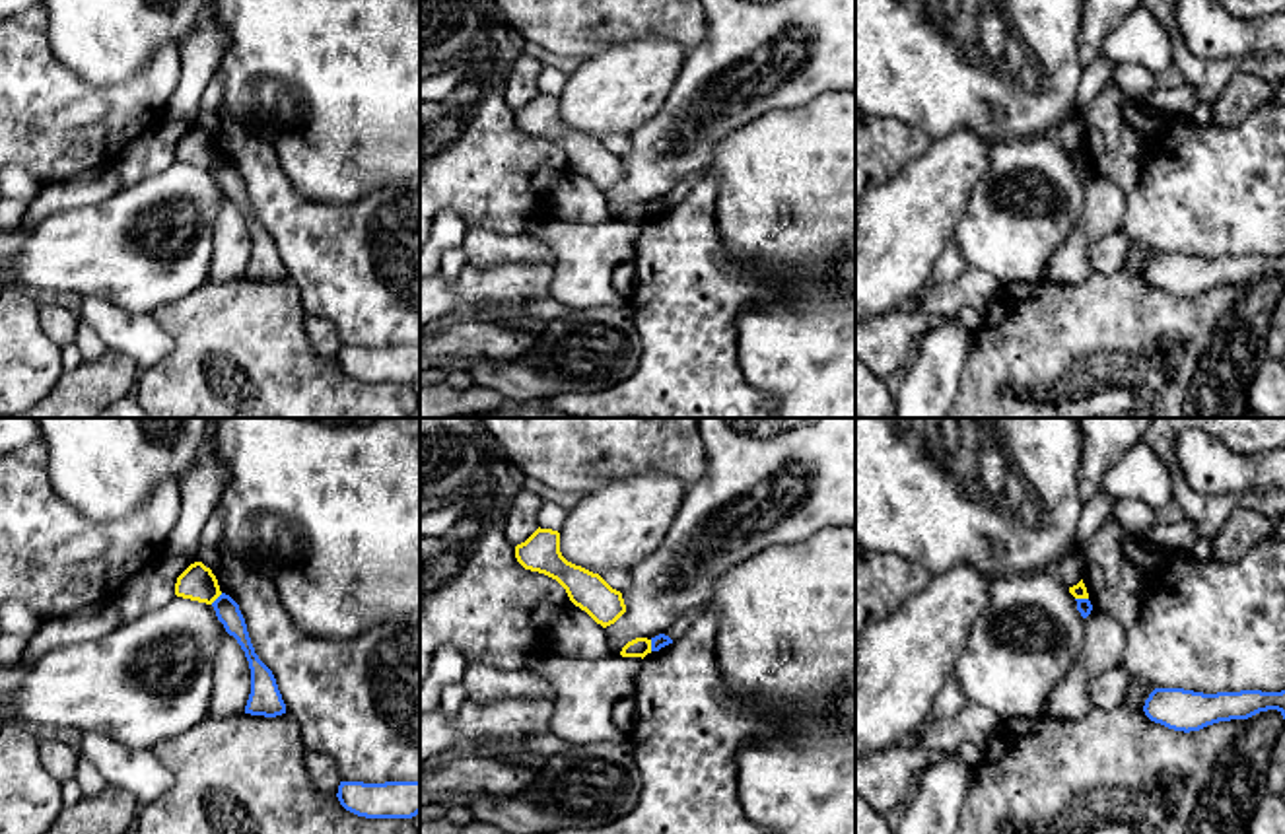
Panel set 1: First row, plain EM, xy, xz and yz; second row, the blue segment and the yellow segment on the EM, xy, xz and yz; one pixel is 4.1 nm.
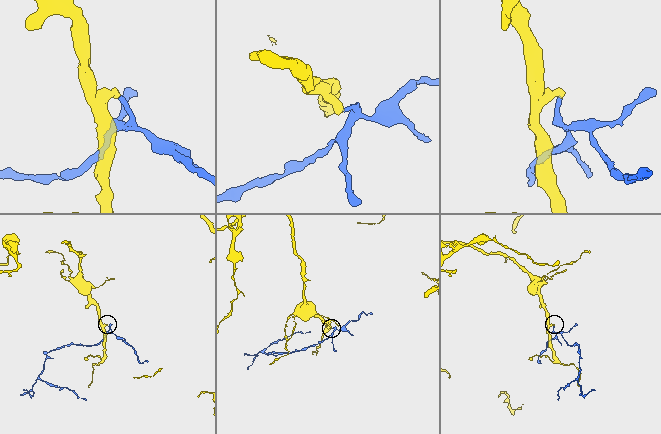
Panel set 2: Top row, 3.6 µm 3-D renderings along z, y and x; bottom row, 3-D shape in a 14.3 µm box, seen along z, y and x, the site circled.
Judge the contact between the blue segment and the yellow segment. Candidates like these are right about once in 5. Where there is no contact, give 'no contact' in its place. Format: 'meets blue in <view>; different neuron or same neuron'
meets blue in yz; different neuron

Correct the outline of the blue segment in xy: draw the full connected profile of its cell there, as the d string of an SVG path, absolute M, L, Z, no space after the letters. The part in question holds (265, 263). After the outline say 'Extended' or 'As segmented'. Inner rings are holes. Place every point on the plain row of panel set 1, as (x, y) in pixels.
M222 157L212 167L212 171L226 196L237 204L249 226L251 259L245 270L245 278L264 282L276 282L286 278L286 268L282 264L272 235L255 218L239 169L229 159Z. As segmented

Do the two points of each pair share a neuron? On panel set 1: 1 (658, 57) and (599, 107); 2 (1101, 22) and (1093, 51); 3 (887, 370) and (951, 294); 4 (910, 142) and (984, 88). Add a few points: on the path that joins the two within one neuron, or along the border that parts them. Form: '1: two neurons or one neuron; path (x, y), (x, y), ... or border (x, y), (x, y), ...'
1: one neuron; path (644, 70), (613, 94)
2: one neuron; path (1093, 30), (1093, 43)
3: one neuron; path (889, 348), (930, 308)
4: two neurons; border (881, 117), (918, 125), (932, 138)

